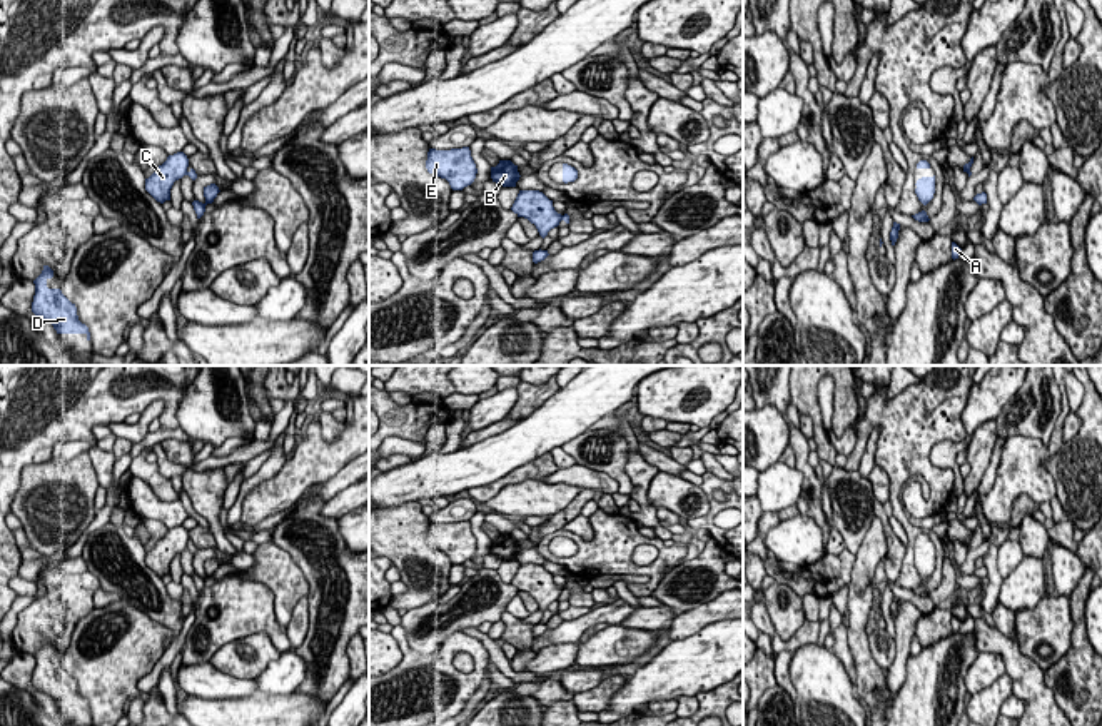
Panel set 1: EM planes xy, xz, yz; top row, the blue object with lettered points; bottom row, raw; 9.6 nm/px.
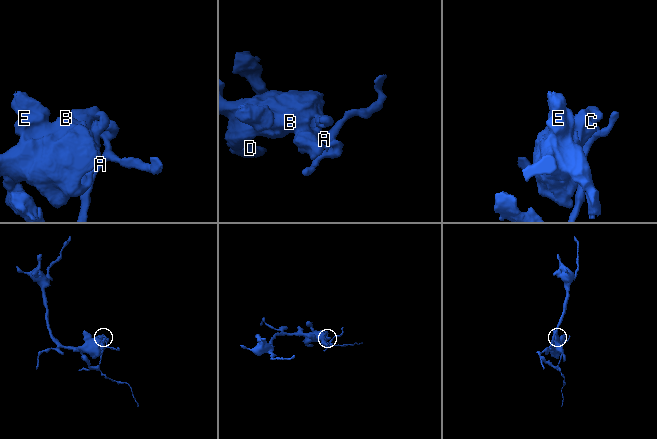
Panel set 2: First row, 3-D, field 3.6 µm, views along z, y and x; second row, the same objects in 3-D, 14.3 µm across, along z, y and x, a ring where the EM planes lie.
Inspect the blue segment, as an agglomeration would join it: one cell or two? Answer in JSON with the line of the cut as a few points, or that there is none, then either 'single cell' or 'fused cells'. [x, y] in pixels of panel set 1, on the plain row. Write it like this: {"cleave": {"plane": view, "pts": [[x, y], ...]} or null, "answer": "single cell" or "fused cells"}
{"cleave": {"plane": "xz", "pts": [[563, 589], [560, 593]]}, "answer": "fused cells"}

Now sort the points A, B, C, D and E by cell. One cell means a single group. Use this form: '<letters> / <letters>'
A / B C D E

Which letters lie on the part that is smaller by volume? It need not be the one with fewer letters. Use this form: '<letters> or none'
A

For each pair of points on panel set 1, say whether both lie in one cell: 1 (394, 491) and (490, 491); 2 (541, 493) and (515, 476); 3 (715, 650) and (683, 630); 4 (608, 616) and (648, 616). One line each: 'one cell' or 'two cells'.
1: two cells
2: two cells
3: two cells
4: two cells

